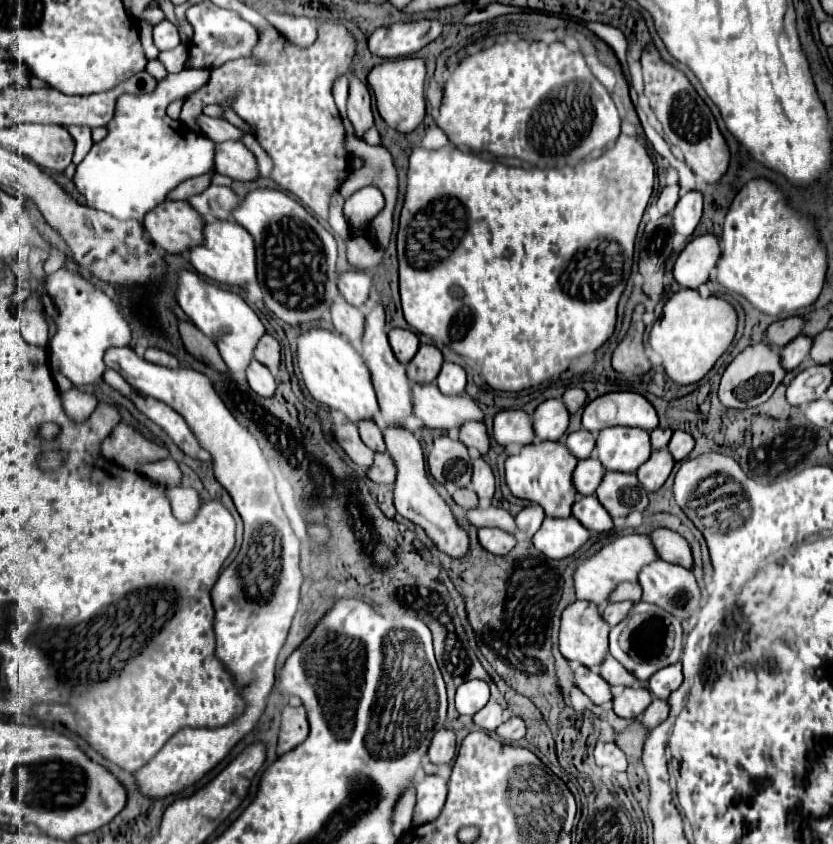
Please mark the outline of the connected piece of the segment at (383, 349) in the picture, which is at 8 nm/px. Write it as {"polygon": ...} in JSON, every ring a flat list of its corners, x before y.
{"polygon":[[372,293,372,311,366,317,366,331,364,331,364,339,362,339,362,357,366,359,366,365,372,373,372,381,374,381,374,389,378,395,378,403,380,403,380,415,382,415,382,423,384,425,396,425,396,427,404,427,406,419,412,415,412,387,410,387,410,379,406,377,406,369,402,363,398,363,398,359,394,357,390,345,388,345,388,337,386,337,386,327,384,327,384,309,378,305,378,297,376,293]]}

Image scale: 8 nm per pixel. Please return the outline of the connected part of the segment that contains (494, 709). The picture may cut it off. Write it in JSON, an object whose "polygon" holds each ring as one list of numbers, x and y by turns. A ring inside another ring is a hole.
{"polygon":[[488,701,488,705,474,715,474,723,486,733,494,733,498,725,502,725,502,713,504,709,496,701]]}

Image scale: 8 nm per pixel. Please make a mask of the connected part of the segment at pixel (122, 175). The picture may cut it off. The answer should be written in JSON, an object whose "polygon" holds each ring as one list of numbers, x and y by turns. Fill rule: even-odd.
{"polygon":[[202,69,180,71,158,83,156,91,122,95,116,117,108,123,108,137,94,143,84,161,76,167,74,183,86,197,86,205,106,211,118,219,138,219,160,205,182,181,208,173,214,165,214,141,192,131,182,121,166,115,168,103,184,99,202,87]]}

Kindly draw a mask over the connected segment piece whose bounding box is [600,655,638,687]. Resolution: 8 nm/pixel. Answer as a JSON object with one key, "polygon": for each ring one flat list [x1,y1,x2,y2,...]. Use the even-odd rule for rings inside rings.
{"polygon":[[612,655,606,657,606,661,600,665,600,675,614,687,636,687,638,679,628,673]]}

